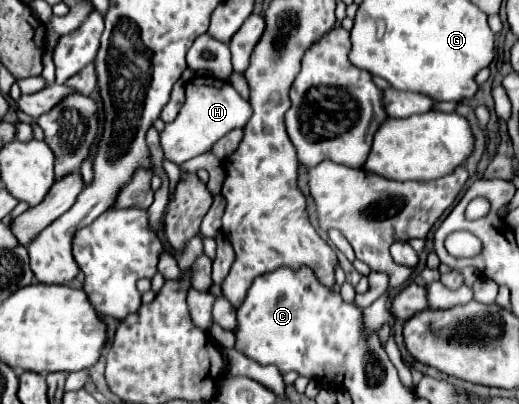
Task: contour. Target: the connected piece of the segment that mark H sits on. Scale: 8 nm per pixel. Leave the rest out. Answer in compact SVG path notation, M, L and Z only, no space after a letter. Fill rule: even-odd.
M194 76L186 82L186 102L182 104L176 120L166 124L160 132L160 146L164 150L164 158L180 166L182 162L210 150L230 130L244 128L250 116L250 104L228 82L216 76Z

